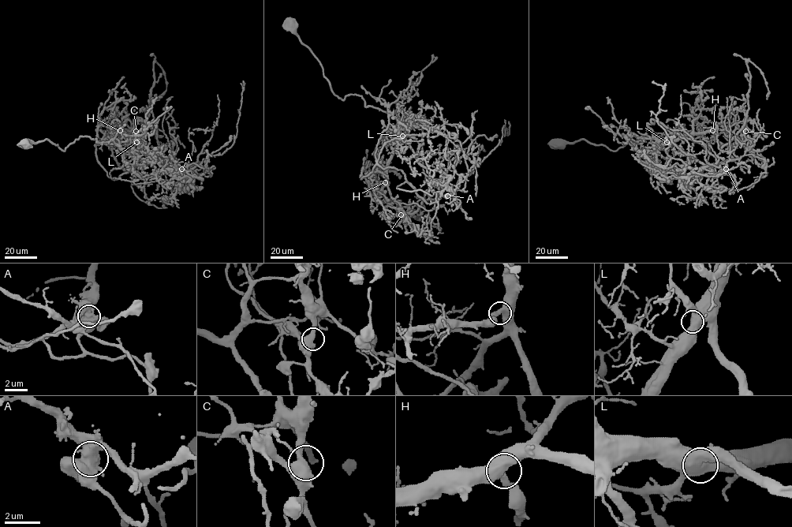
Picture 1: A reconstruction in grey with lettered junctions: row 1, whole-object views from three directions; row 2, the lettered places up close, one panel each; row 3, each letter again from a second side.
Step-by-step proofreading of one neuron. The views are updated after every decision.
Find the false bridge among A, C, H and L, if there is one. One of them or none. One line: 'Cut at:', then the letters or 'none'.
Cut at: A

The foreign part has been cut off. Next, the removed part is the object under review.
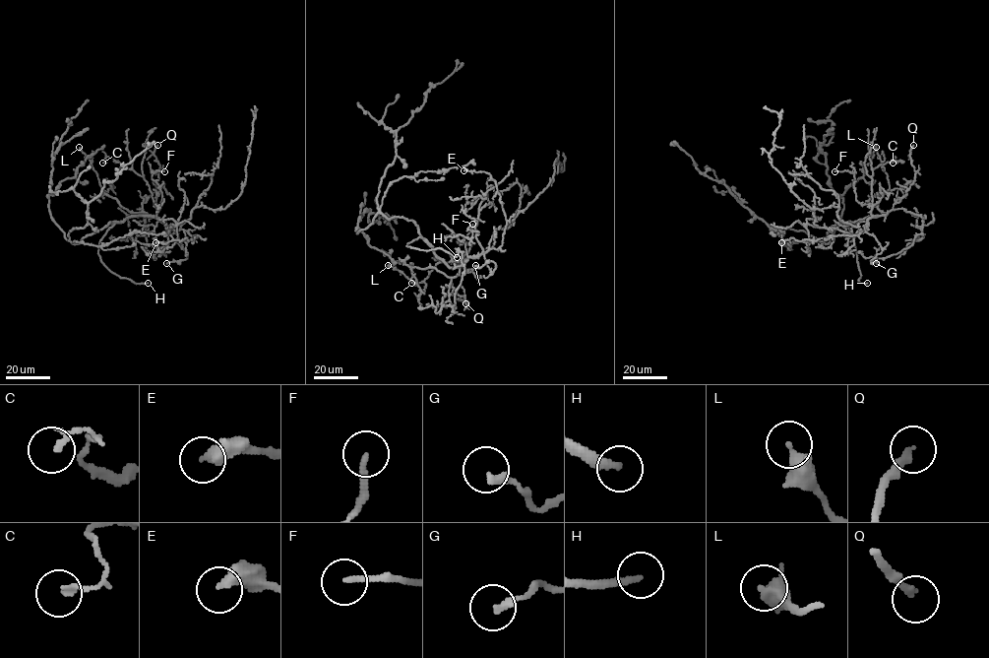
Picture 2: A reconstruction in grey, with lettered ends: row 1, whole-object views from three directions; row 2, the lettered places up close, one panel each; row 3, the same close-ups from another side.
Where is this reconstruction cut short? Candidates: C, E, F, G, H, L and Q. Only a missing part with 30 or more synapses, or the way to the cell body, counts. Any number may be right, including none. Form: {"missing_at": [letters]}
{"missing_at": ["H"]}

